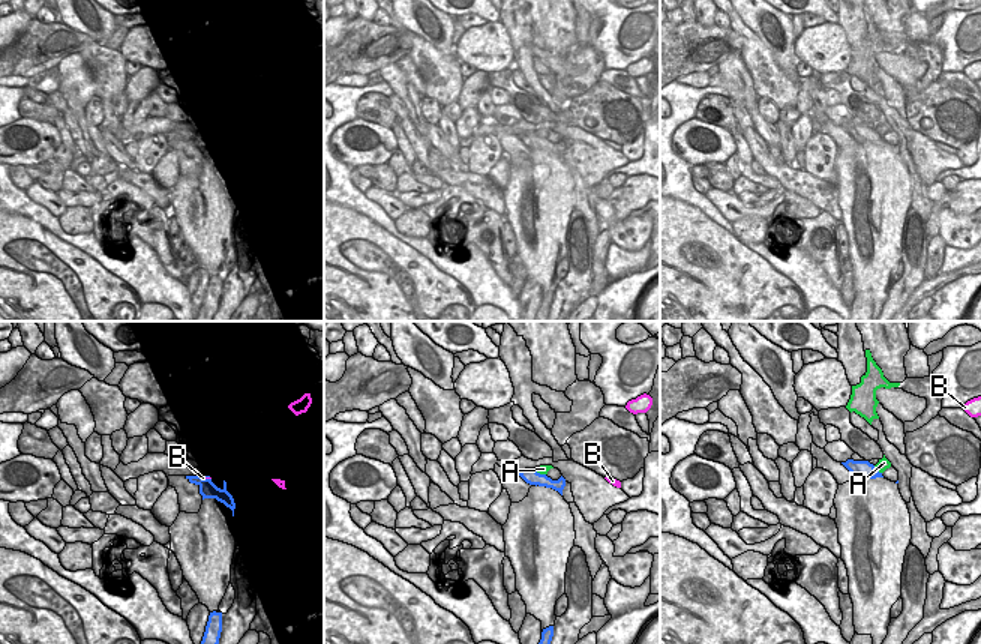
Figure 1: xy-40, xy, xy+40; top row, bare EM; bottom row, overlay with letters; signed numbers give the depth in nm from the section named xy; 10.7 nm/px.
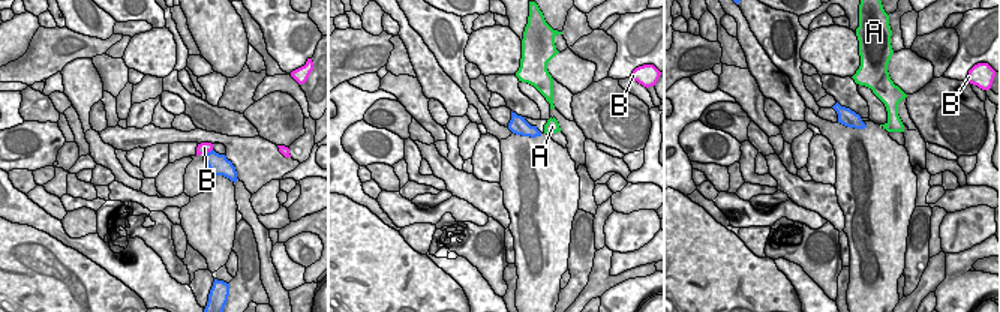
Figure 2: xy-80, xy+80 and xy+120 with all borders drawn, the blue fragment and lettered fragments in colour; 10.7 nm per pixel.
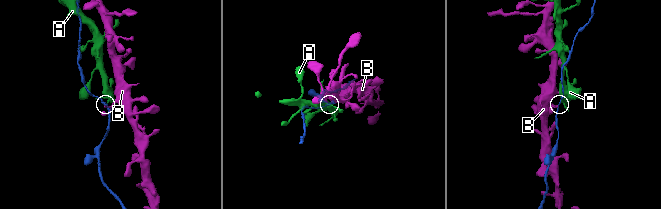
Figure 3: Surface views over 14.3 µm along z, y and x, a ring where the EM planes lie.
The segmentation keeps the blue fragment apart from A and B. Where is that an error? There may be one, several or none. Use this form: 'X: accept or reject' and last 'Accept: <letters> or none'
A: reject
B: reject
Accept: none

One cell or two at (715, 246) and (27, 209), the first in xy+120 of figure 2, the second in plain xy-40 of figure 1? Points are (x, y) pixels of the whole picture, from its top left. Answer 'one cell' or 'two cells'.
two cells

